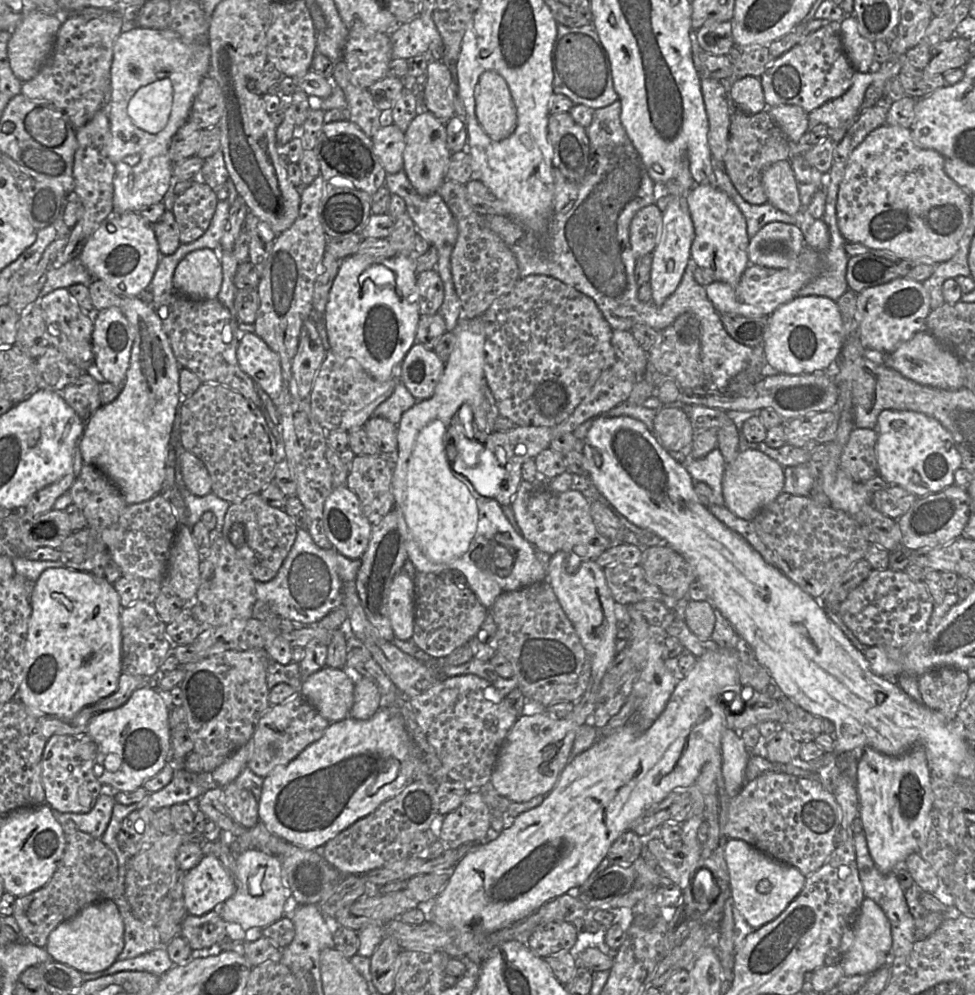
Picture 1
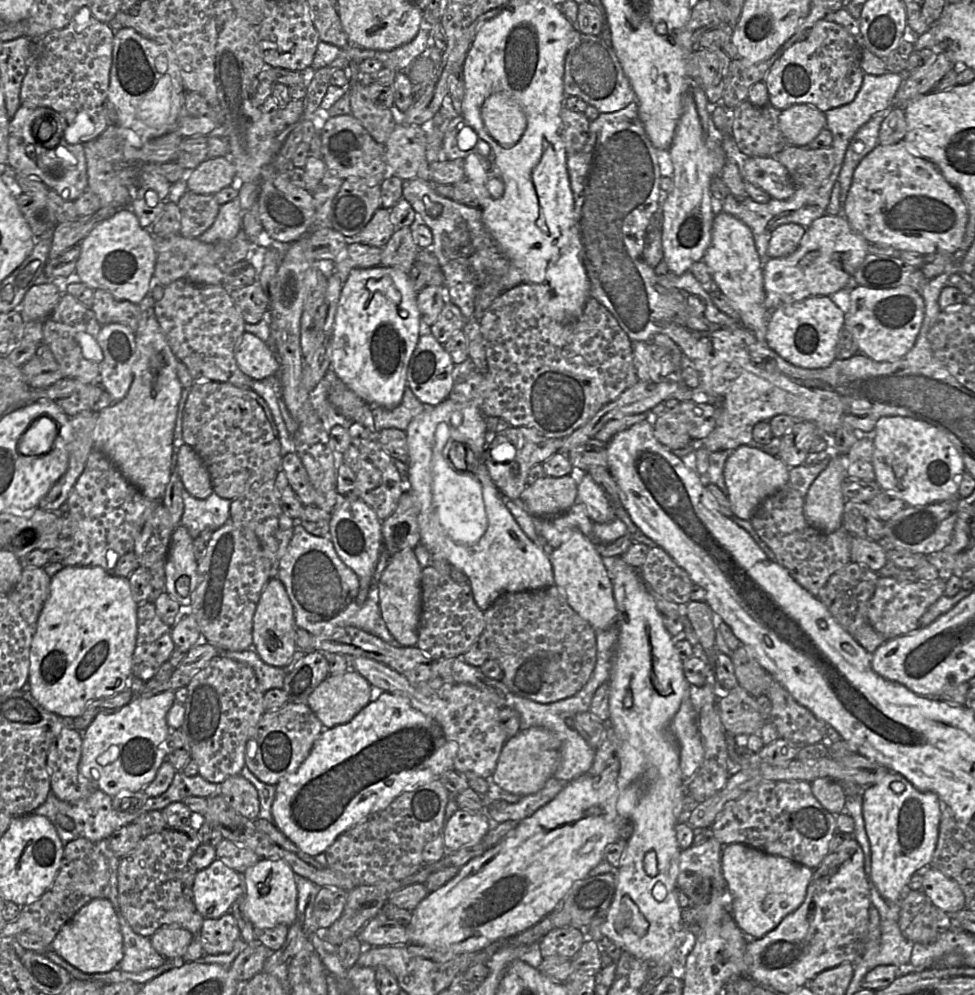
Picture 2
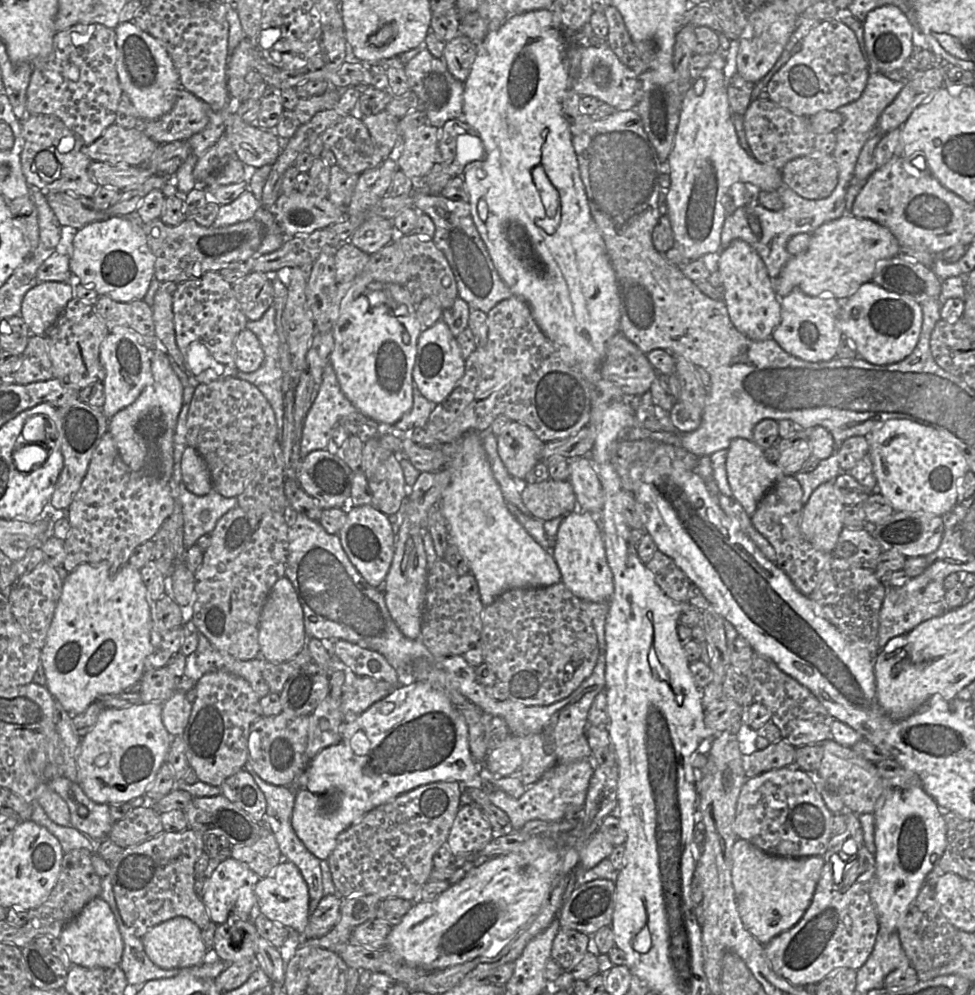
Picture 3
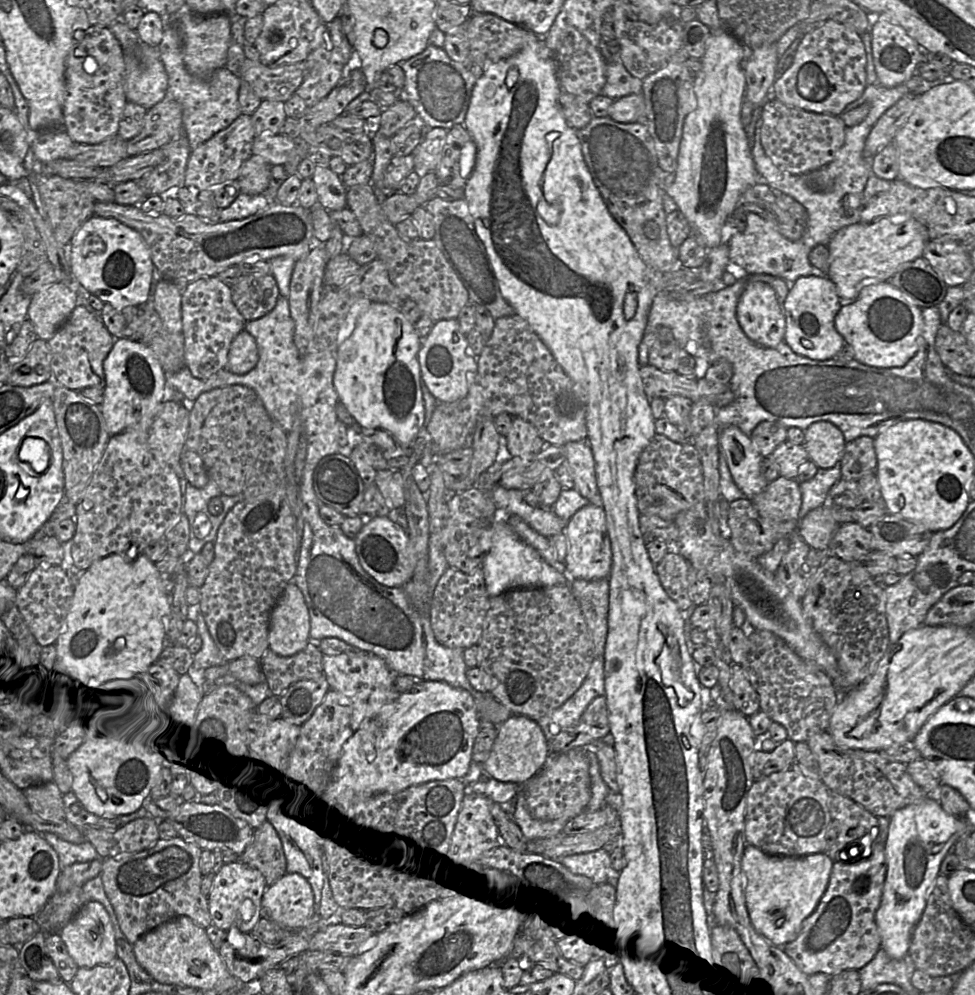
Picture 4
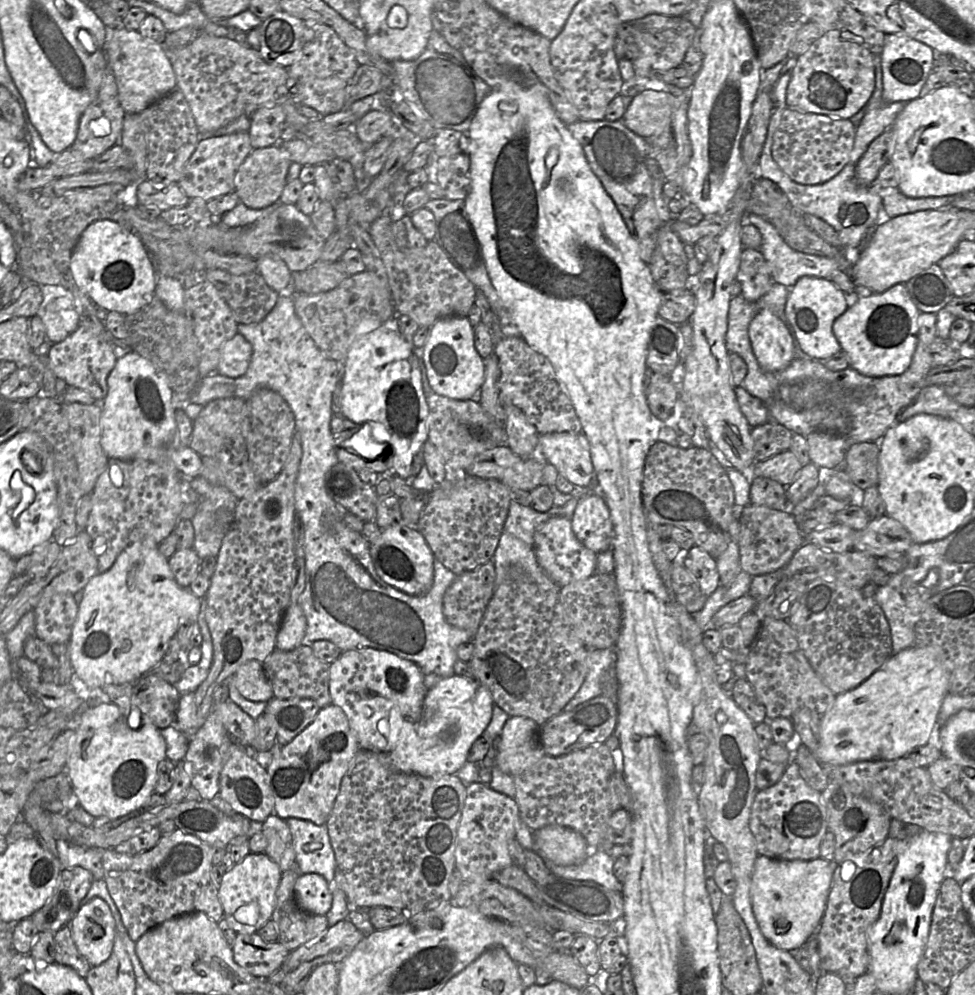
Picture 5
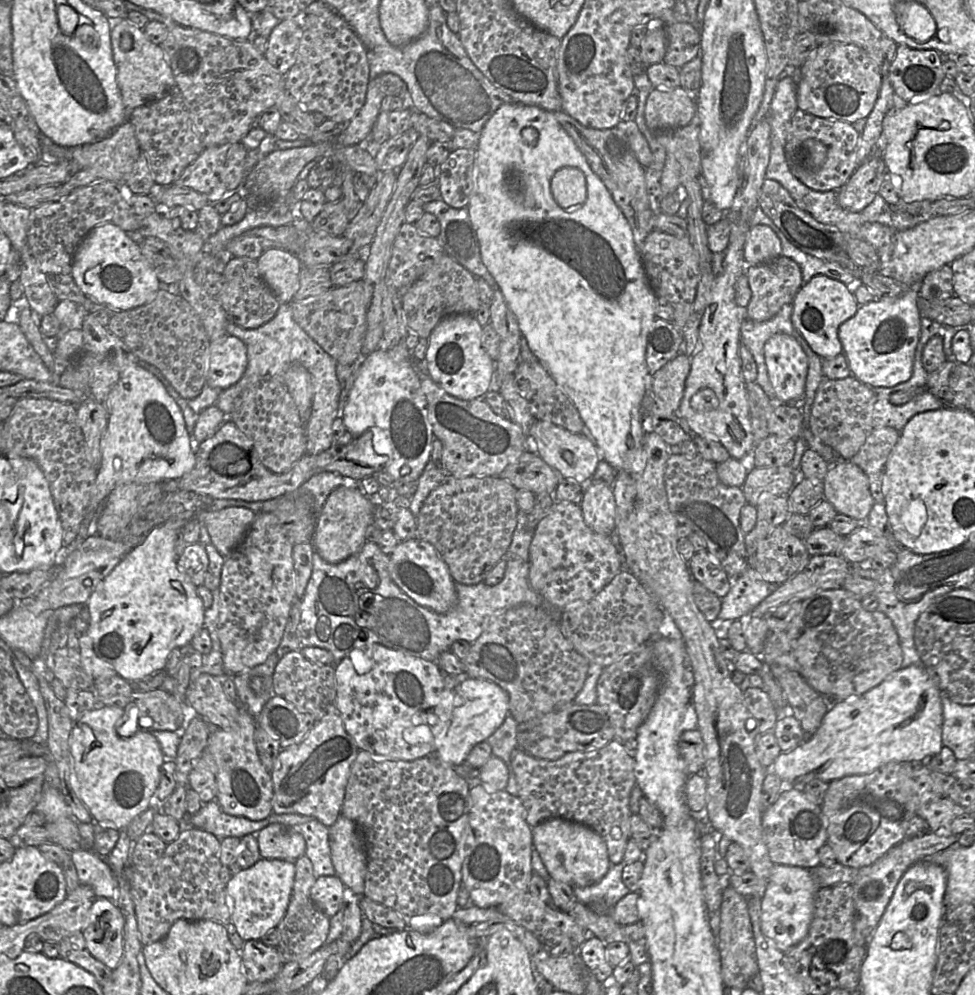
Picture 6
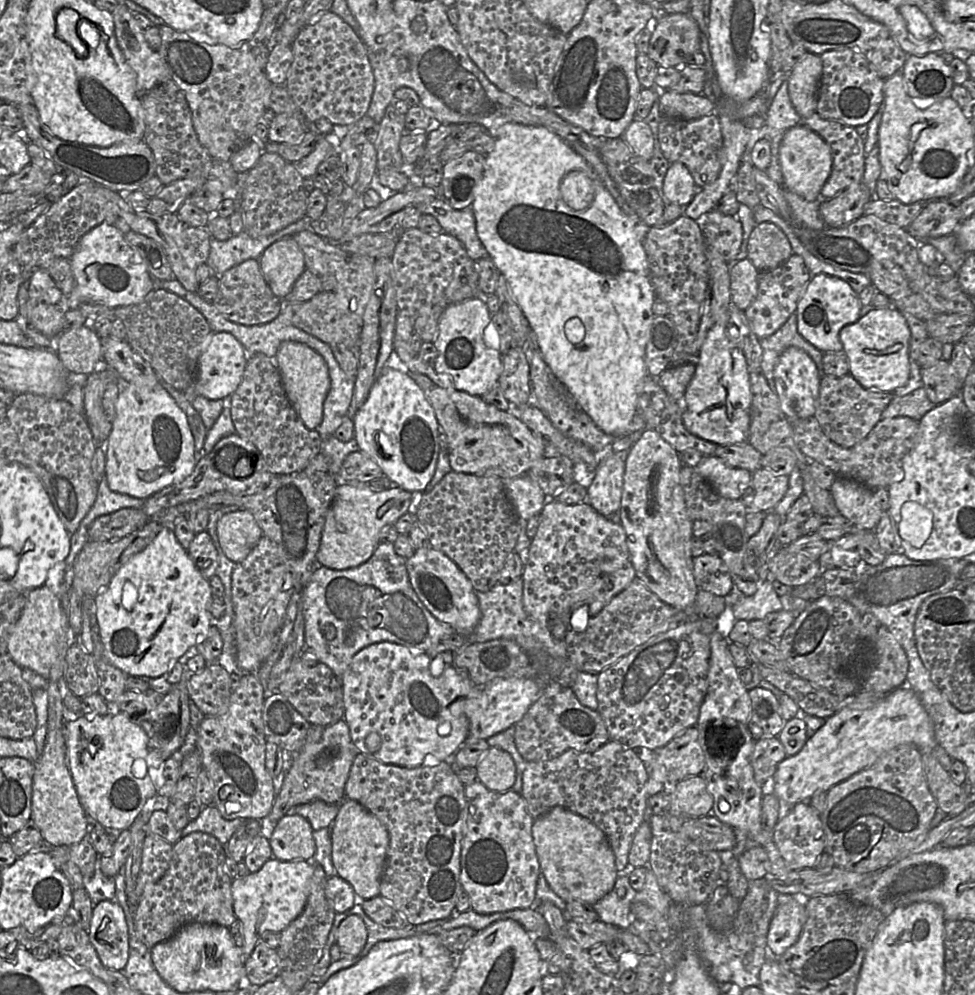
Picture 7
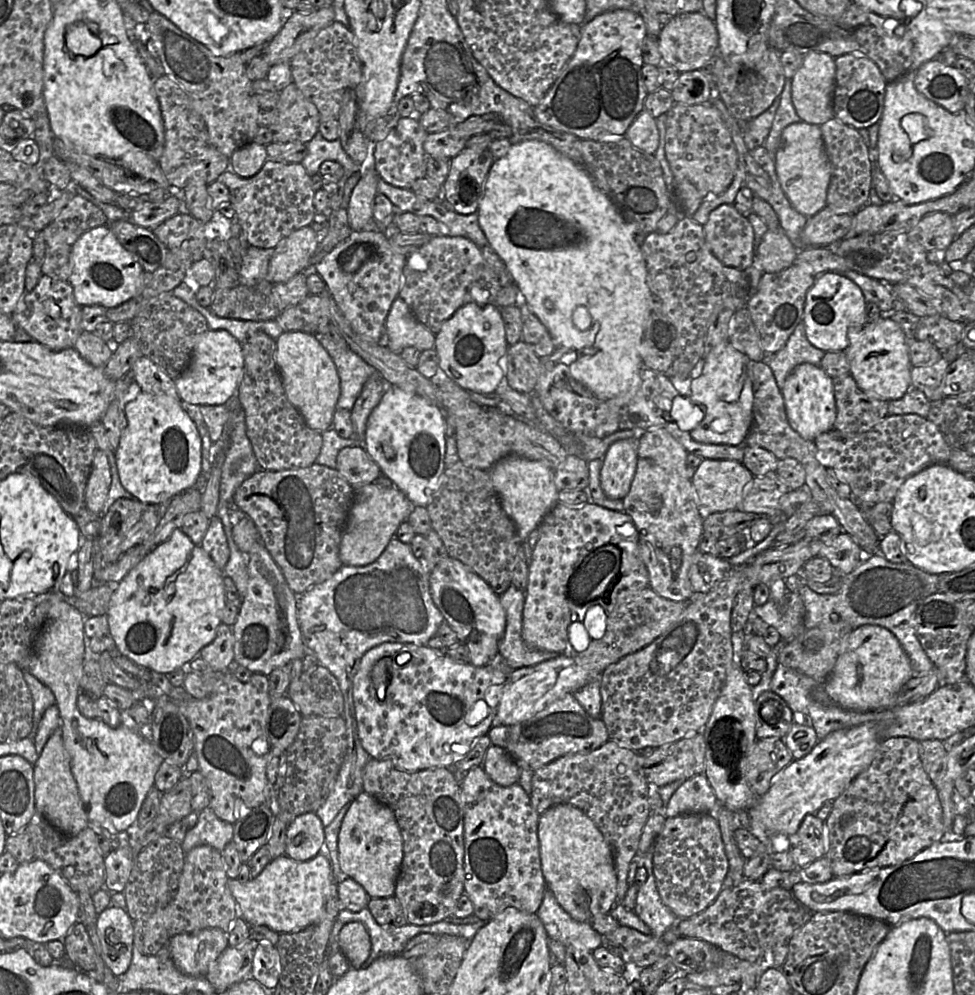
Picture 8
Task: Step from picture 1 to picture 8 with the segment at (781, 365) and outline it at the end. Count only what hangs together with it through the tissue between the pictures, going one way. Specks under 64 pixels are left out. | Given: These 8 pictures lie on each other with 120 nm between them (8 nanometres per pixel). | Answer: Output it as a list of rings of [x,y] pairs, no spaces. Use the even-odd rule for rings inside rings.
[[[826,272],[815,277],[806,294],[803,323],[809,342],[826,351],[846,351],[849,346],[848,329],[862,327],[866,321],[866,299],[861,288],[838,272]]]

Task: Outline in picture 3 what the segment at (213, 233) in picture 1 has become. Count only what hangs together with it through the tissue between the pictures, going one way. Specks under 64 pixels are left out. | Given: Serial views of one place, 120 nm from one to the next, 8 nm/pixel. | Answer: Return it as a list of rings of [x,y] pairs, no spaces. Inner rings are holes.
[[[245,190],[231,203],[220,205],[212,227],[224,227],[252,219],[262,206],[251,190]]]

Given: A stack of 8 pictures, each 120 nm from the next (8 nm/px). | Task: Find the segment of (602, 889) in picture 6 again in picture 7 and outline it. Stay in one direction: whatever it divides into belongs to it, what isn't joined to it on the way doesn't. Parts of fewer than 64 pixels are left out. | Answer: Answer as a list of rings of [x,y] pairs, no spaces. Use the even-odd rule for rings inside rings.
[[[627,872],[617,873],[613,890],[592,906],[598,914],[599,921],[619,929],[630,929],[636,920],[630,911],[636,893],[630,885]]]

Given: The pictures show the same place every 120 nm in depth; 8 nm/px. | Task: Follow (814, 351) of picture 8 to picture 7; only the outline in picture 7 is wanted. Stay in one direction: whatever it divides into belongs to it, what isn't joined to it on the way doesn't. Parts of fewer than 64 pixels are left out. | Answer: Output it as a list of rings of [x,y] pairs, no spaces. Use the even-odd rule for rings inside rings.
[[[796,312],[772,335],[760,339],[763,350],[761,370],[769,386],[775,390],[774,370],[781,354],[791,346],[804,350],[816,364],[823,364],[824,353],[807,341],[798,331]]]

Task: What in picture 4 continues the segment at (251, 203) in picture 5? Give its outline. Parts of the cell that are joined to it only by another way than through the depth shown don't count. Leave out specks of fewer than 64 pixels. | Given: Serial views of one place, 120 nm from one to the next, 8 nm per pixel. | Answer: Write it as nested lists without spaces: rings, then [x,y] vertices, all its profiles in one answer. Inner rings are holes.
[[[251,154],[242,164],[238,176],[240,190],[250,195],[263,194],[271,180],[272,165],[263,157]]]

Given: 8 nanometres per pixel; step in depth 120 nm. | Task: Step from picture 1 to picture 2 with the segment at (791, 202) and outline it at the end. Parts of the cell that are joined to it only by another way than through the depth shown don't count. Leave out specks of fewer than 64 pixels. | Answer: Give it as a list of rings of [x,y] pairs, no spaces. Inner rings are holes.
[[[745,155],[737,166],[745,181],[758,186],[774,199],[786,200],[794,194],[797,188],[786,167],[776,157]]]

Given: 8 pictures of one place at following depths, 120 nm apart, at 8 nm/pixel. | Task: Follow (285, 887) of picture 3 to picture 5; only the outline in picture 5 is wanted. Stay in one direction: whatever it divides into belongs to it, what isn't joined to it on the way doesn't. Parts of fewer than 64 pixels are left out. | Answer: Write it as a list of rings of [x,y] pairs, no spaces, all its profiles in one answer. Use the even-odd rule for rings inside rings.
[[[301,873],[294,885],[294,897],[303,911],[326,915],[332,905],[332,885],[316,873]]]

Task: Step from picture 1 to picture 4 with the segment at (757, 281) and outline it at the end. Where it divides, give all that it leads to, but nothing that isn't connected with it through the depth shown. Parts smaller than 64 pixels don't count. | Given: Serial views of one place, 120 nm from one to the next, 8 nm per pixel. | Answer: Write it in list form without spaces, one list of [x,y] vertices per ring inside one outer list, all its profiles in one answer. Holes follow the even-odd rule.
[[[893,215],[867,224],[858,222],[846,226],[827,244],[827,277],[835,284],[840,298],[855,300],[864,287],[889,281],[902,264],[922,257],[930,240],[927,228],[910,215]]]

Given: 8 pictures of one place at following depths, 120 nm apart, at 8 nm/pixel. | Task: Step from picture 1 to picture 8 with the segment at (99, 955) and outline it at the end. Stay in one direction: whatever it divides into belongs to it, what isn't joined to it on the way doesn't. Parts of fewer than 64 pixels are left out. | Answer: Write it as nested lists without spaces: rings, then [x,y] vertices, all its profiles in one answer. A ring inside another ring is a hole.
[[[110,905],[97,915],[96,930],[104,963],[115,976],[122,976],[132,960],[132,919],[127,911]]]

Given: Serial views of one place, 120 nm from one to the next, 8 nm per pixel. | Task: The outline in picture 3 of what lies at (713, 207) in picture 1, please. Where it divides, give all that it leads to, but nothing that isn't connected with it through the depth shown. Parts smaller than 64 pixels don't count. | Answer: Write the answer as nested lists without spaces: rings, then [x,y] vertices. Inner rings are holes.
[[[743,240],[732,241],[720,251],[717,271],[722,280],[723,300],[735,328],[752,340],[770,339],[781,322],[781,307],[773,279],[756,250]]]

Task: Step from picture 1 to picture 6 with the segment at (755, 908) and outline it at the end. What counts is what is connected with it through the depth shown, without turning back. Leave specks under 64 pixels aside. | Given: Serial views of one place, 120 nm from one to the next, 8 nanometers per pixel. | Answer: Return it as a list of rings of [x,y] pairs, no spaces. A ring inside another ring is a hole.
[[[774,864],[760,898],[760,929],[779,951],[786,953],[808,934],[814,915],[814,898],[820,888],[806,868]]]

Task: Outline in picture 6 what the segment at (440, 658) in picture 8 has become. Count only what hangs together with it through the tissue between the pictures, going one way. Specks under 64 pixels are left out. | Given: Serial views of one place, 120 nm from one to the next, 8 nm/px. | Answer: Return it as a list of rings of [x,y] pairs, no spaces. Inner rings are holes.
[[[380,644],[354,649],[333,665],[336,679],[336,705],[345,729],[359,750],[381,758],[412,761],[434,755],[436,738],[448,729],[453,711],[454,691],[444,683],[438,663],[406,655]]]

